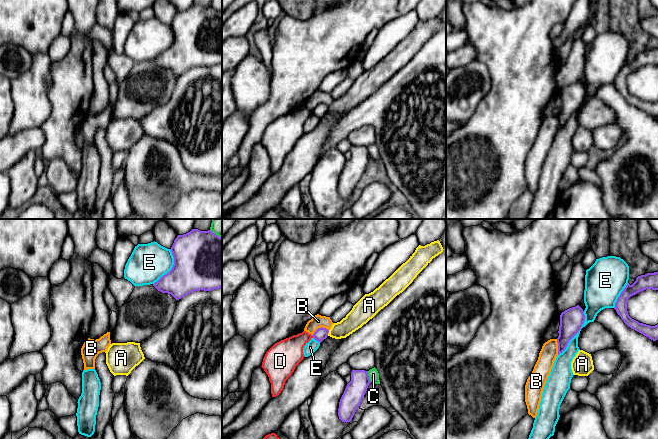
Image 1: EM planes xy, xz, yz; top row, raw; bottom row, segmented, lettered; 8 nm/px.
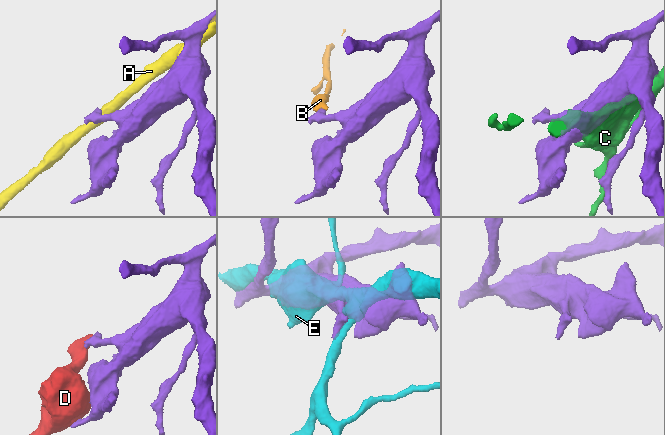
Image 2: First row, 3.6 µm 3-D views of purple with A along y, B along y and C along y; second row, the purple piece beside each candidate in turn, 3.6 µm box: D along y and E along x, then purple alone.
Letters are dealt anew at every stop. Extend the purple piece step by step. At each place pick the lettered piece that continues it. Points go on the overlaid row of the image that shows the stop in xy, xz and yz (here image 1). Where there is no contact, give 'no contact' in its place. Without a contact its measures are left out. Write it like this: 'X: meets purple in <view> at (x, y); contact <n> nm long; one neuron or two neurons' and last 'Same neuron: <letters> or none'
A: meets purple in xz at (328, 332); contact 50 nm long; two neurons
B: meets purple in xz at (319, 328); contact 140 nm long; two neurons
C: meets purple in xz at (368, 376); contact 90 nm long; two neurons
D: meets purple in xz at (312, 335); contact 30 nm long; two neurons
E: meets purple in yz at (577, 332); contact 420 nm long; two neurons
Same neuron: none

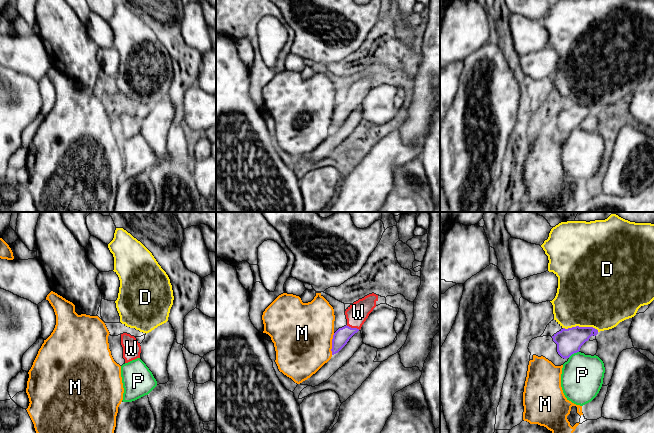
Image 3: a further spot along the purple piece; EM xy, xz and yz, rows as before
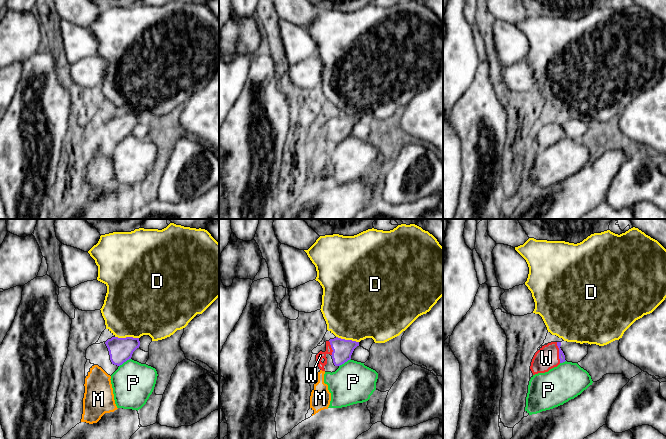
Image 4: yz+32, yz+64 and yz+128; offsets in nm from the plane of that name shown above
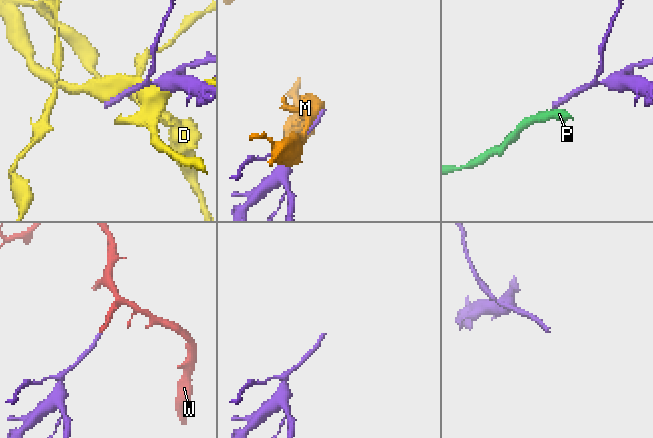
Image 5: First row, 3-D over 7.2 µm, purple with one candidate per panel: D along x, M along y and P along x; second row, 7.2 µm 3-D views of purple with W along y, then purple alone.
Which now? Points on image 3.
D: meets purple in yz at (581, 327); contact 280 nm long; two neurons
M: meets purple in xz at (332, 344); contact 180 nm long; two neurons
P: meets purple in yz at (573, 353); contact 100 nm long; two neurons
W: meets purple in xz at (353, 328); contact 120 nm long; one neuron
Same neuron: W

